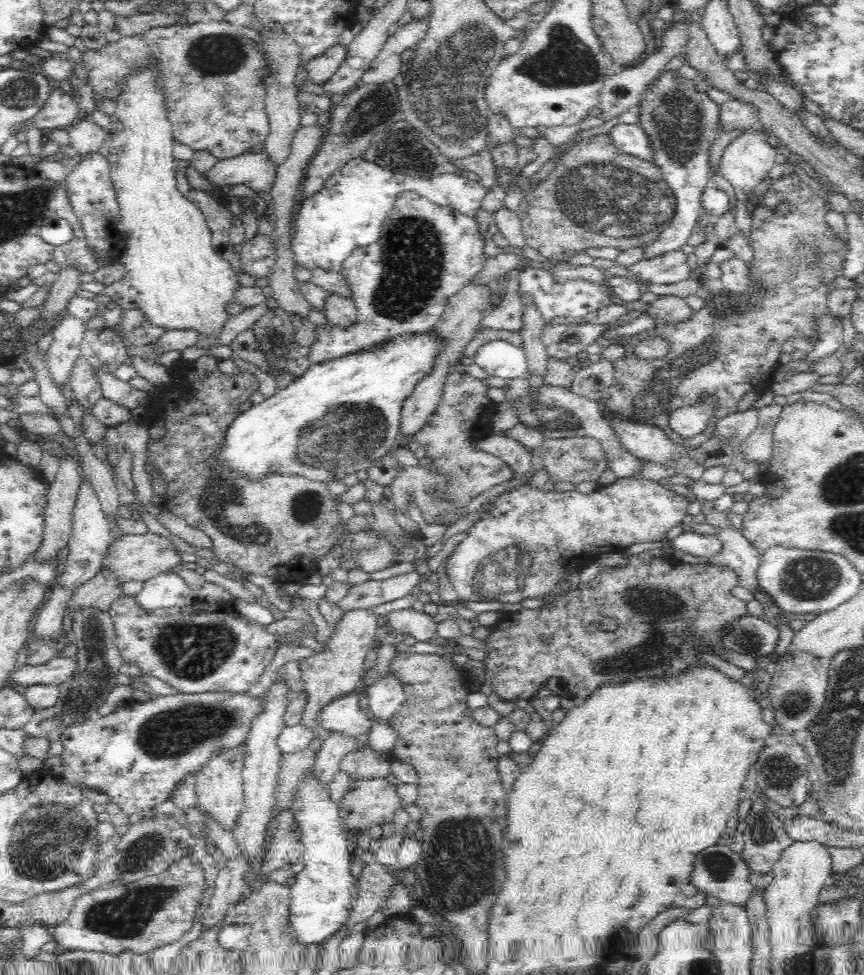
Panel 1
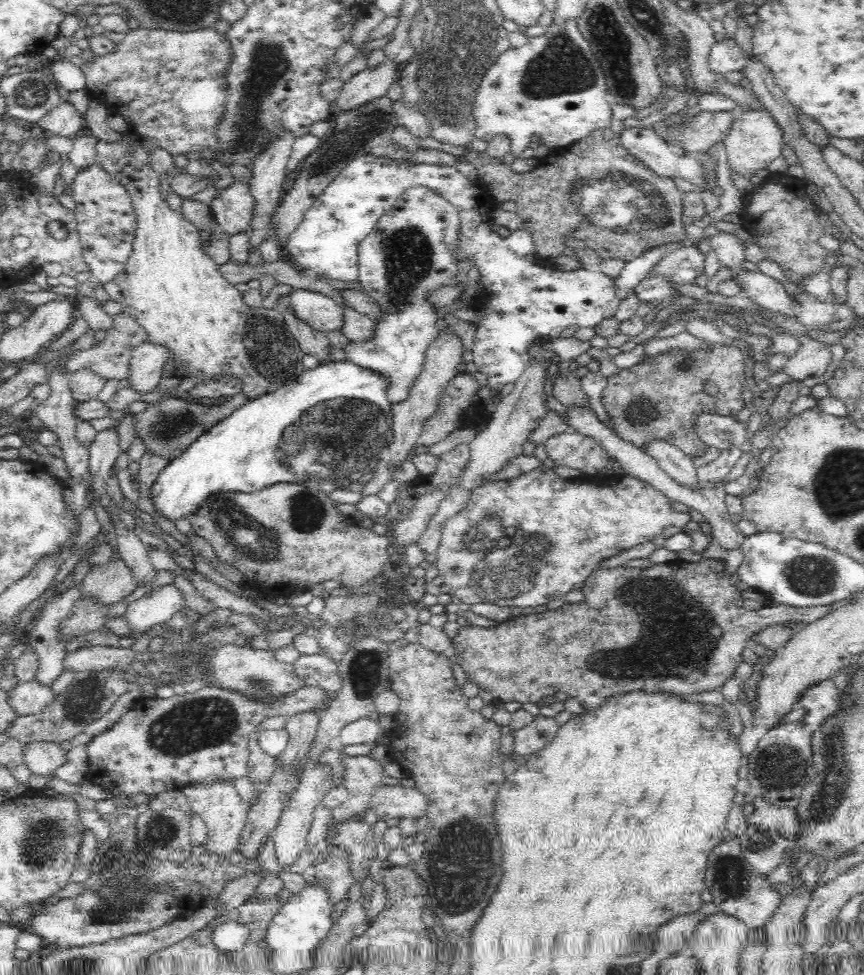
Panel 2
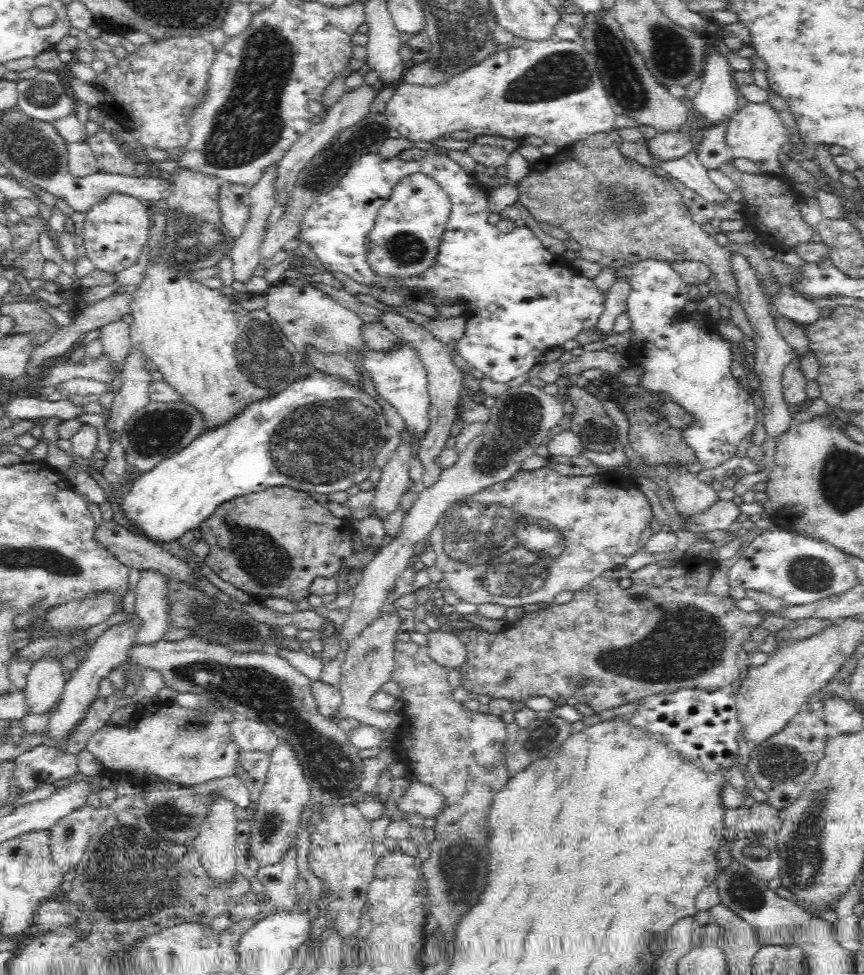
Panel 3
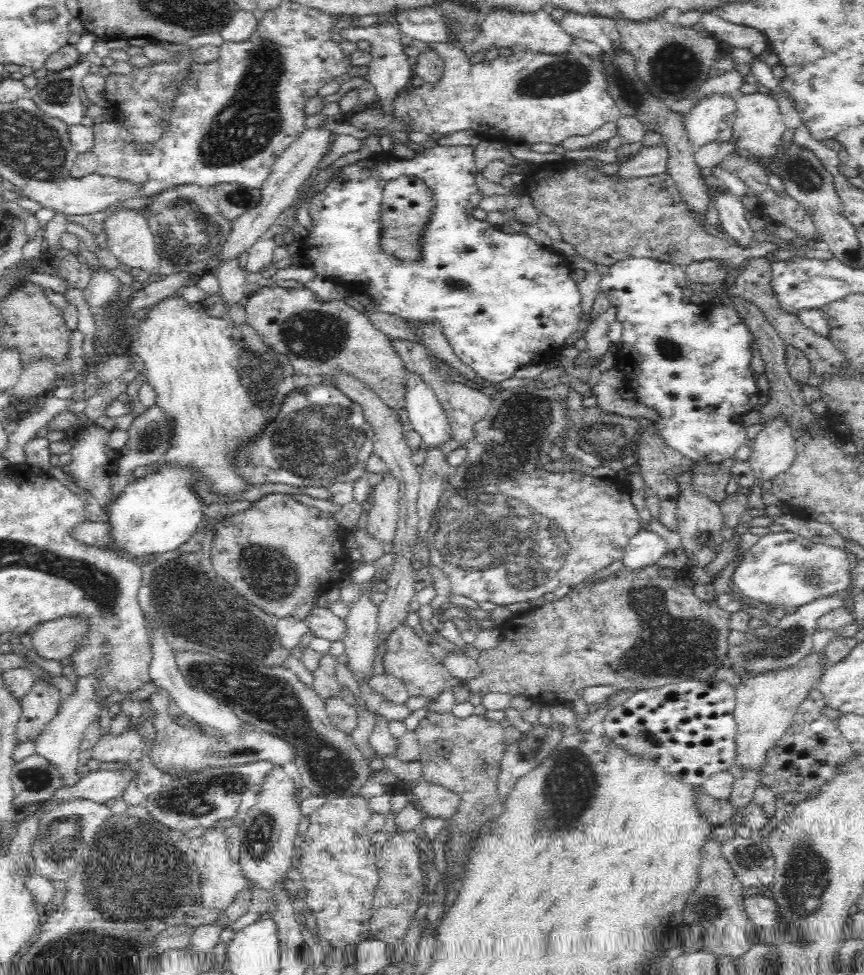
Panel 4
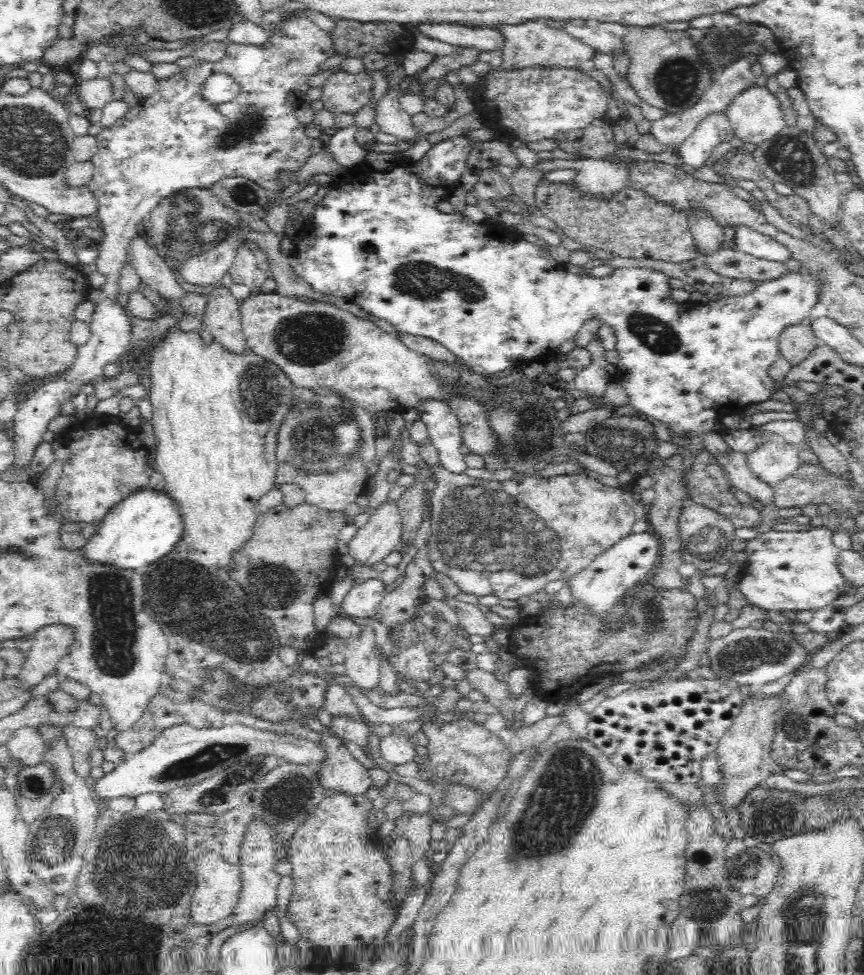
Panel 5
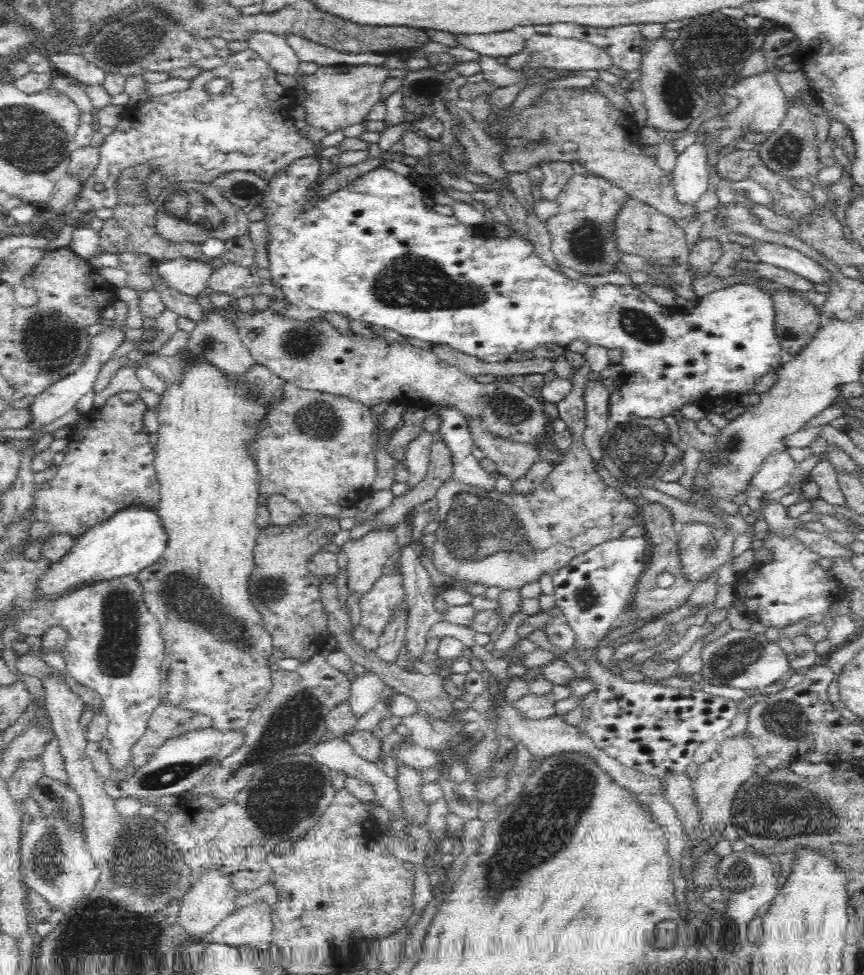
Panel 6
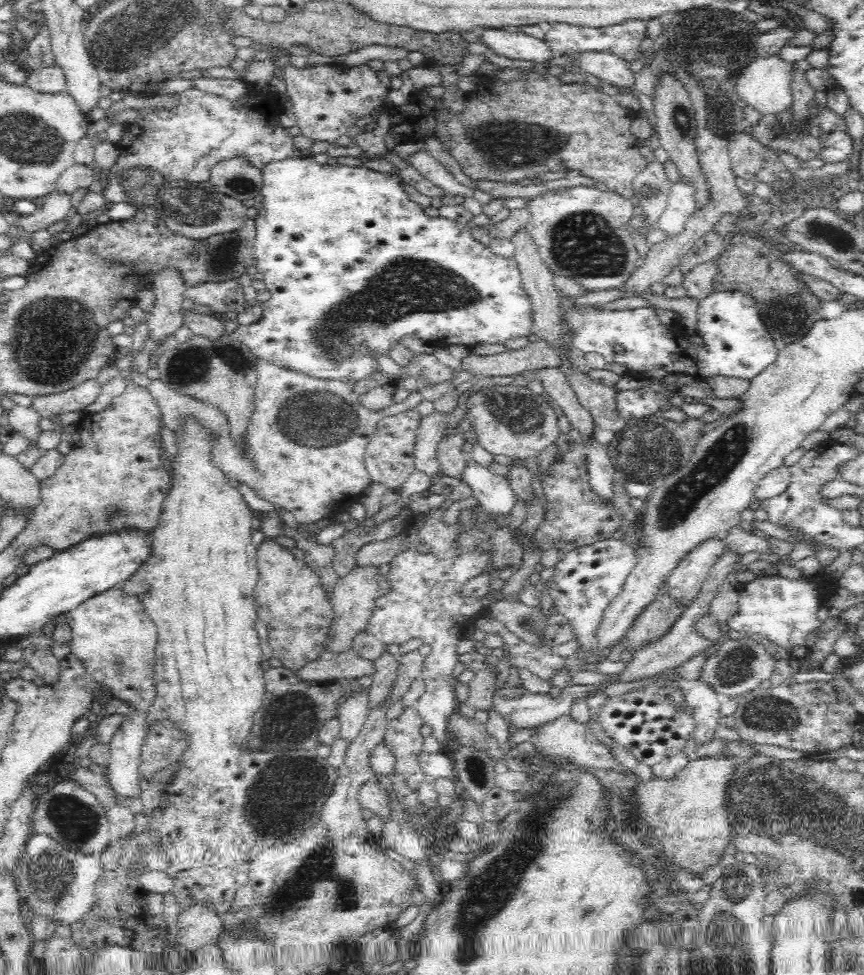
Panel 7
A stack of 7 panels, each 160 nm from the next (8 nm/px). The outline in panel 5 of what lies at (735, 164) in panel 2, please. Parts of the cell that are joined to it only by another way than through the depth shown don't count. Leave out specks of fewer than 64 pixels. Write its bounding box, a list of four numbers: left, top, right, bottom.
[723,85,786,145]

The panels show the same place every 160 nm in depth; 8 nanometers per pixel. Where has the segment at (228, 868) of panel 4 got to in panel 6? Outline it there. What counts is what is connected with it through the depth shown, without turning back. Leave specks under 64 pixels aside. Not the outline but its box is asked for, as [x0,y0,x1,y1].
[177,872,238,940]

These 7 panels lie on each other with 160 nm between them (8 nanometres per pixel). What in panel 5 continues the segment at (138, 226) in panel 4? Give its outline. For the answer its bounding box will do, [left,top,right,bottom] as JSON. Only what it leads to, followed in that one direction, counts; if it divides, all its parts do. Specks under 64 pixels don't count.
[128,230,188,304]

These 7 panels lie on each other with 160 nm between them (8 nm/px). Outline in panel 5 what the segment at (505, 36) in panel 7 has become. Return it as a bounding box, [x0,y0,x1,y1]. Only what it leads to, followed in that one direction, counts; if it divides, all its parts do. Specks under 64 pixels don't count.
[416,25,506,52]

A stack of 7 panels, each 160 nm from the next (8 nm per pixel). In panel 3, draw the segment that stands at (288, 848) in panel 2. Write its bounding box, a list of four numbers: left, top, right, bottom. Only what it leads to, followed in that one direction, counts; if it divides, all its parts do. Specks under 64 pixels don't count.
[256,846,299,913]

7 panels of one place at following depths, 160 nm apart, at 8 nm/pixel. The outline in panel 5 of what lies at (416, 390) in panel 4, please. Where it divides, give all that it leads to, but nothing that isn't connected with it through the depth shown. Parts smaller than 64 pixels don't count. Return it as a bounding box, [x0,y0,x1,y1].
[416,400,468,475]

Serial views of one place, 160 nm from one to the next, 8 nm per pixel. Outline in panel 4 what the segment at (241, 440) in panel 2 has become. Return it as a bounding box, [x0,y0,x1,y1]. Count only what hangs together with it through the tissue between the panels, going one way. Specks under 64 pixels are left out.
[107,381,374,562]

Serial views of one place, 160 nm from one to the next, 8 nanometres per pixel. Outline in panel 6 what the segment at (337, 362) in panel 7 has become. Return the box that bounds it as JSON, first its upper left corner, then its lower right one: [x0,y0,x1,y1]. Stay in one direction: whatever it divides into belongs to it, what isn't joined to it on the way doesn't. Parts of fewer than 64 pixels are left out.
[259,155,782,425]

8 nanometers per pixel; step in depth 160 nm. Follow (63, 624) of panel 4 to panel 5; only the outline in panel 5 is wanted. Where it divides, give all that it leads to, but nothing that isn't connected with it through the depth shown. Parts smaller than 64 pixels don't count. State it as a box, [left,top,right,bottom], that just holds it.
[15,624,74,692]

